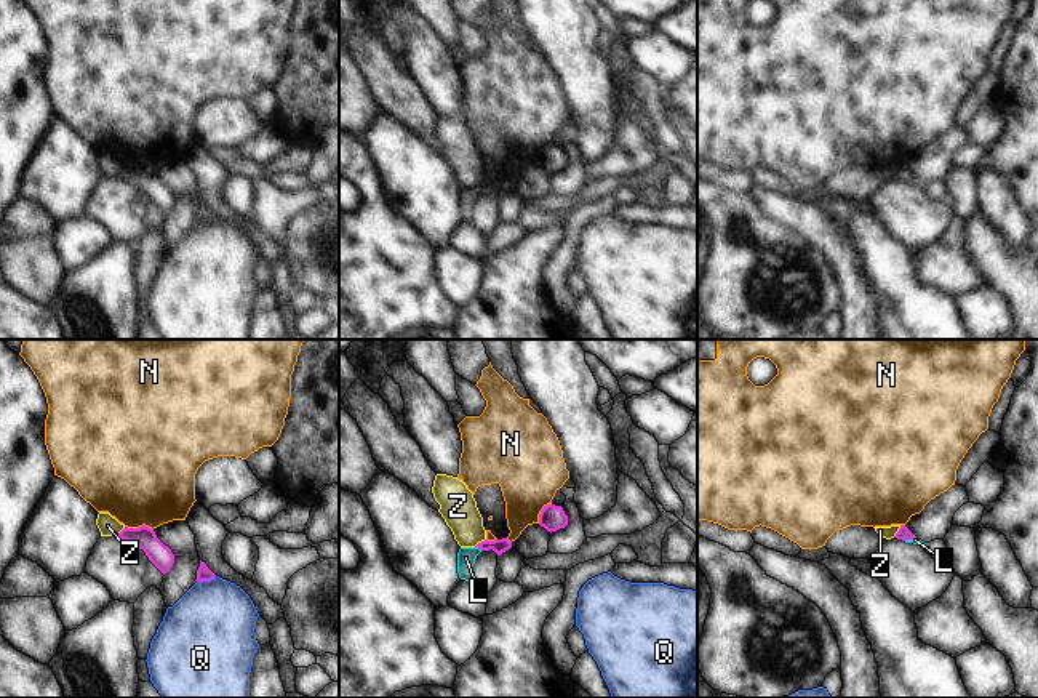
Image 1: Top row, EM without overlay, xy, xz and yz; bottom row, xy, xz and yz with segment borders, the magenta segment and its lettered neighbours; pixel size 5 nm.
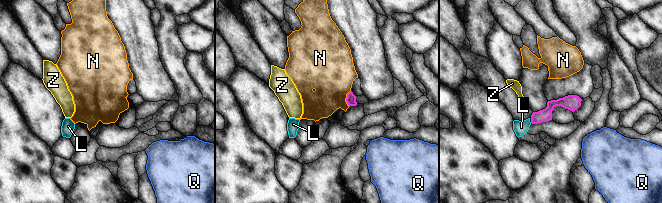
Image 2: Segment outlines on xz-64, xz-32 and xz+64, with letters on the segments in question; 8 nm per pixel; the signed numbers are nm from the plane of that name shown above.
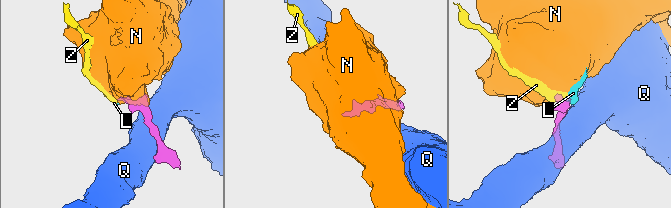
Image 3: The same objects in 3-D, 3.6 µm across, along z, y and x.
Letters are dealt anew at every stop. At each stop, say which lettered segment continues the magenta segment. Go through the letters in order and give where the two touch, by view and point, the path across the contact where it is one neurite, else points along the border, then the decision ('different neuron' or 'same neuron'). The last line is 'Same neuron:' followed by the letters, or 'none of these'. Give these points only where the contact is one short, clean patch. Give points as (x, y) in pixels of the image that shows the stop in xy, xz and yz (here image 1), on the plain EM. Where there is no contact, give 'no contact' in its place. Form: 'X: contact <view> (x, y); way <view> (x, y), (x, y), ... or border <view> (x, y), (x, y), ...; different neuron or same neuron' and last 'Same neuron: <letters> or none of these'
L: contact xz (479, 189); way xz (499, 188), (479, 189), (466, 199); same neuron
N: contact xy (139, 168); border xy (125, 167), (147, 167), (152, 172); different neuron
Q: contact xy (205, 221); different neuron
Z: contact xz (479, 184); border xz (485, 180), (474, 188); different neuron
Same neuron: L

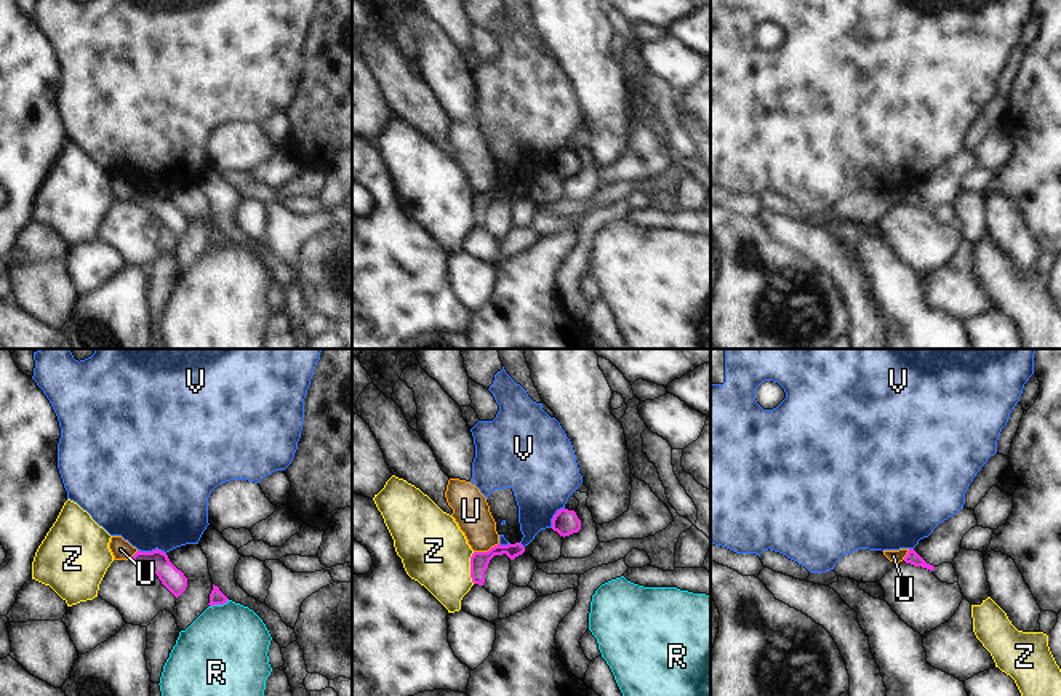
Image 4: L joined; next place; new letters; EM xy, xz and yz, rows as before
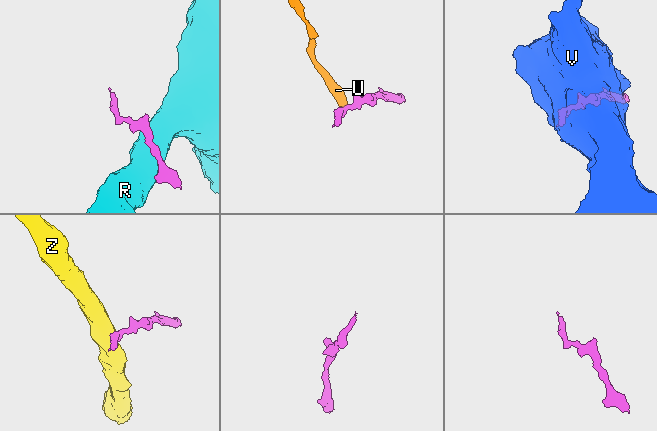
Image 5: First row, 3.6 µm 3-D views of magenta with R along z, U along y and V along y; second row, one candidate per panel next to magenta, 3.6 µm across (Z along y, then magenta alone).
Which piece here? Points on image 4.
R: contact xy (218, 245); different neuron
U: contact xz (485, 194); different neuron
V: contact xy (152, 192); different neuron
Z: contact xz (471, 210); border xz (474, 194), (471, 199), (472, 224); different neuron
Same neuron: none of these

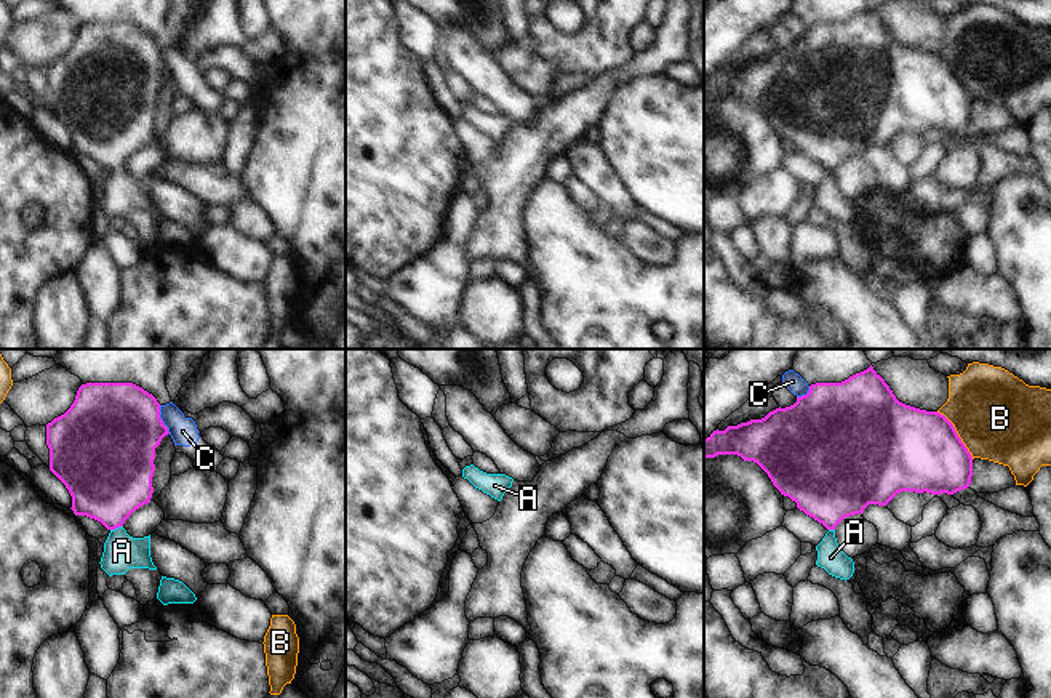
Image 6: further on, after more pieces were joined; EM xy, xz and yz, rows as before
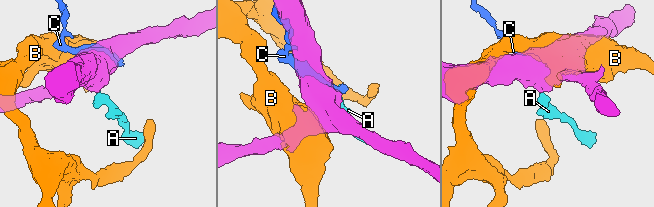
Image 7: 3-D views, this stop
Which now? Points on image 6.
A: contact xy (115, 168); way xy (111, 119), (111, 146), (115, 168), (122, 192); same neuron
B: contact yz (957, 76); different neuron
C: contact xy (160, 61); different neuron
Same neuron: A

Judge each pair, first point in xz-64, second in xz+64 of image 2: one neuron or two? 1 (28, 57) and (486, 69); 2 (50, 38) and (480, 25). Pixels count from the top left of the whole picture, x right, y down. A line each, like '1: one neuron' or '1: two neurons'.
1: one neuron
2: two neurons

